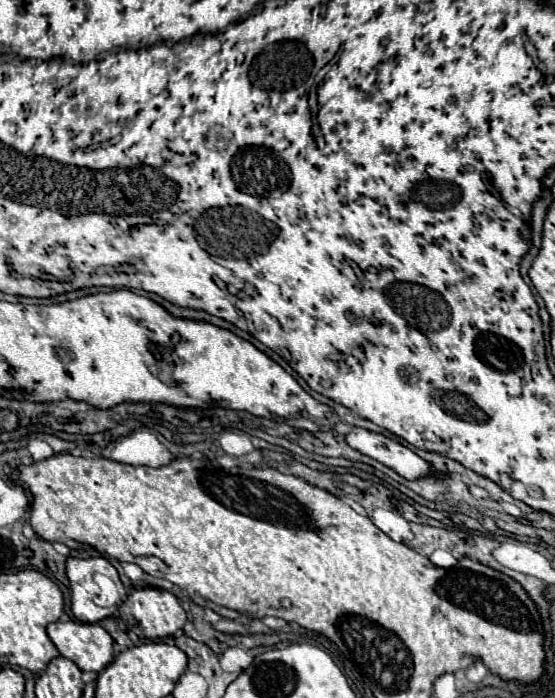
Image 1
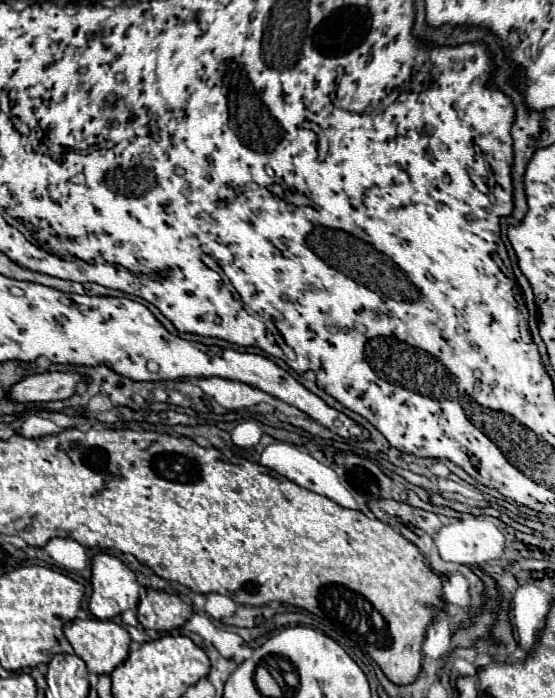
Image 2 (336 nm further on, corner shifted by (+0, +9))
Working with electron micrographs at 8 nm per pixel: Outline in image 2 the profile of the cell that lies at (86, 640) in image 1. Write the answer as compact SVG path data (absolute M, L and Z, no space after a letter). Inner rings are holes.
M73 619L69 623L65 623L63 633L67 637L67 641L71 643L75 655L79 655L85 665L87 671L93 675L103 675L103 673L111 673L119 663L123 663L123 659L129 653L129 643L131 637L129 633L113 623L113 621L99 621L99 619Z

